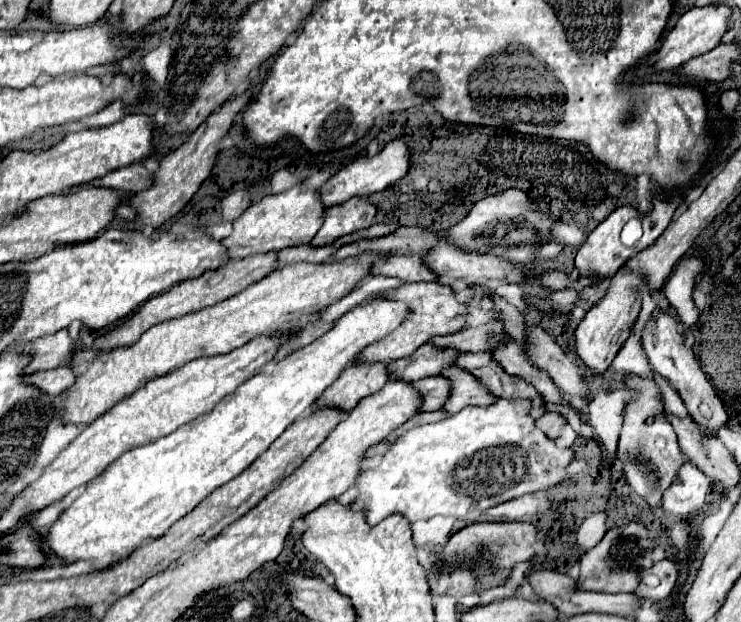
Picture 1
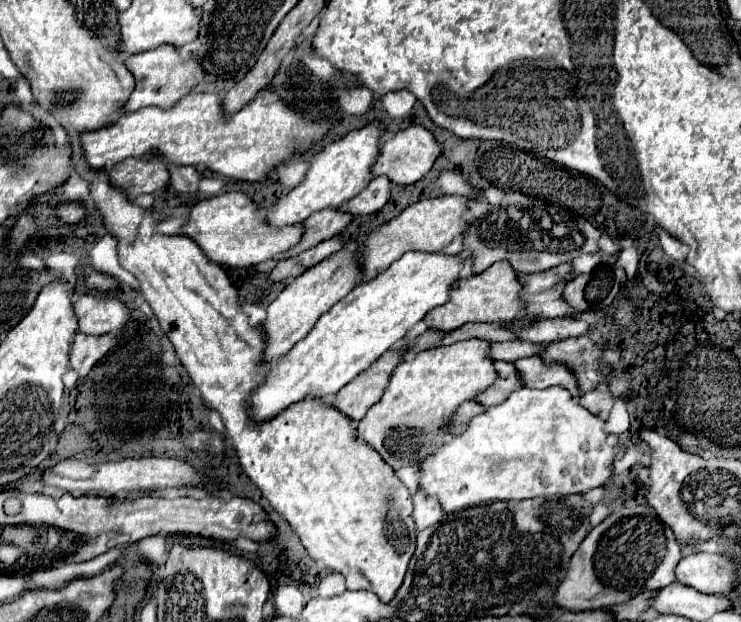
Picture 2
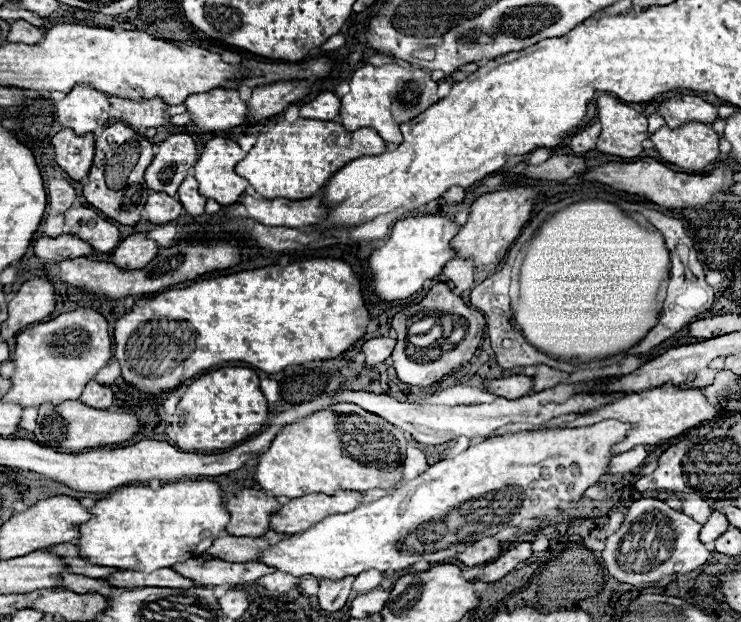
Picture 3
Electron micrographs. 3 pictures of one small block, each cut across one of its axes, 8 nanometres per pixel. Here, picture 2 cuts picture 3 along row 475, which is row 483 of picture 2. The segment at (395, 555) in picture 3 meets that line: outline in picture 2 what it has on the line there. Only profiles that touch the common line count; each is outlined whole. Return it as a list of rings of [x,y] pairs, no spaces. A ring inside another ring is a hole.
[[[550,386],[546,390],[534,390],[534,388],[520,388],[516,392],[512,392],[512,396],[506,400],[506,404],[498,404],[488,408],[484,414],[476,416],[470,424],[468,430],[456,438],[452,438],[448,444],[444,444],[436,454],[432,454],[430,458],[424,460],[422,464],[422,480],[420,486],[426,494],[436,494],[440,500],[440,506],[444,508],[444,512],[458,512],[464,508],[472,508],[472,506],[480,506],[480,504],[490,504],[496,500],[524,500],[524,498],[536,498],[536,496],[546,496],[546,498],[562,498],[562,496],[570,496],[570,494],[580,494],[580,492],[588,492],[592,488],[602,486],[606,480],[612,478],[614,474],[614,456],[616,456],[616,444],[608,442],[608,434],[604,432],[604,420],[592,412],[588,412],[584,406],[578,404],[578,400],[562,386]]]

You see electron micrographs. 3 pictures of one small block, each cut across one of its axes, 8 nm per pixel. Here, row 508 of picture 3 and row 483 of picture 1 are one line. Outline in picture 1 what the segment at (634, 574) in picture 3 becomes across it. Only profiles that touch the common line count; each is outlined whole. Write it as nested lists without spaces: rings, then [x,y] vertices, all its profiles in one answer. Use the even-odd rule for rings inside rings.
[[[624,374],[626,390],[632,392],[632,402],[626,406],[626,418],[618,438],[616,458],[620,460],[622,474],[628,486],[648,502],[650,508],[658,510],[662,506],[662,494],[678,478],[680,468],[684,466],[684,456],[680,452],[676,432],[664,416],[662,392],[654,376],[644,374]],[[648,418],[654,418],[652,424],[646,424]]]

